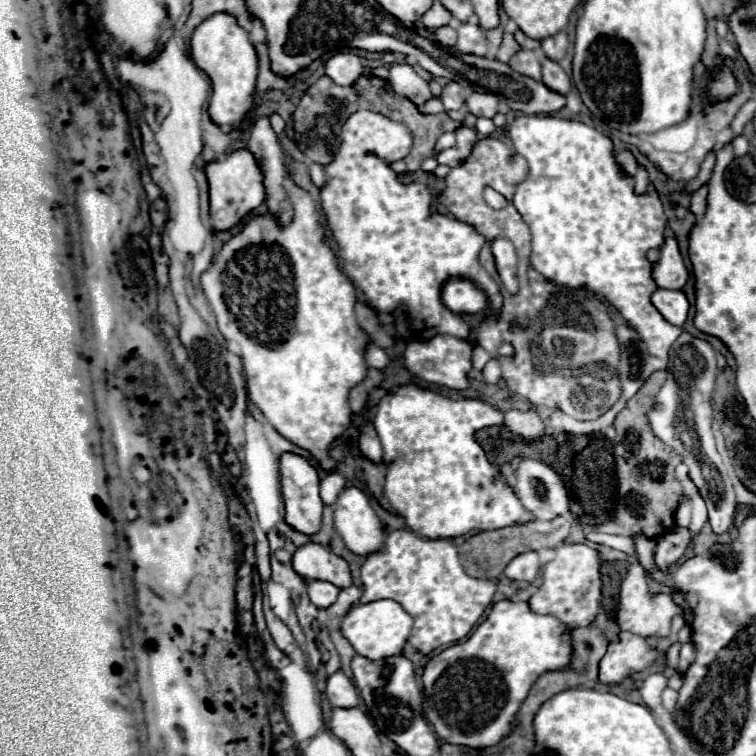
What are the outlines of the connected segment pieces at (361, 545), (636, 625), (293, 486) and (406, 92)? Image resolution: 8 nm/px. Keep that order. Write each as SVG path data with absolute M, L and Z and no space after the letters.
M348 486L338 494L334 504L334 528L354 554L368 556L384 544L380 522L366 494L356 486Z
M632 562L628 568L626 578L622 580L620 586L620 602L618 602L618 610L616 610L616 622L620 624L622 630L632 632L636 636L642 638L666 638L668 630L670 630L670 622L674 616L686 616L688 612L694 612L696 608L696 598L686 594L686 606L678 606L672 598L670 592L660 592L660 594L650 594L648 590L648 578L644 568L638 562Z
M284 452L280 456L280 480L282 480L282 496L286 504L286 522L304 534L314 534L320 528L322 520L322 498L320 498L320 478L318 470L300 454Z
M392 64L388 82L392 84L396 94L412 100L414 104L422 104L422 102L426 102L432 96L430 88L428 88L428 82L424 82L412 70L410 64Z

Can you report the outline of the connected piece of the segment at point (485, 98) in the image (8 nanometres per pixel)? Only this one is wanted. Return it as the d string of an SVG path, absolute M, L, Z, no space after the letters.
M472 92L466 100L466 106L474 116L484 118L492 118L498 112L498 100L492 96L492 92Z

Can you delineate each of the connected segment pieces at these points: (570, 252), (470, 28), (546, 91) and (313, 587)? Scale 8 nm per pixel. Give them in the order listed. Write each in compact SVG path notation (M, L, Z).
M522 116L522 118L516 118L516 120L508 126L508 136L510 136L510 140L512 140L514 150L516 150L522 158L526 158L528 168L530 168L526 180L518 186L518 190L516 190L514 198L512 198L512 204L516 206L516 210L520 212L520 216L524 218L524 222L528 224L530 234L532 234L530 266L532 266L534 270L538 270L546 280L550 280L550 282L554 282L554 284L558 284L558 286L588 288L590 292L594 292L594 294L606 298L606 300L622 314L622 318L640 334L640 338L644 340L644 344L646 344L646 348L648 348L648 352L650 352L652 356L668 358L670 346L676 342L676 338L678 338L684 330L678 328L678 326L674 326L674 324L668 324L668 320L664 320L664 316L662 316L662 314L656 310L656 306L652 304L652 294L658 290L658 284L656 284L656 280L654 280L654 276L652 276L652 264L648 262L646 254L648 254L648 250L652 250L652 248L658 250L658 248L664 244L664 230L666 230L666 224L668 224L668 216L664 214L664 206L662 206L662 200L660 200L660 194L658 194L656 186L650 182L650 184L648 184L648 190L646 190L644 194L636 194L636 192L634 192L634 178L624 172L624 168L620 166L620 162L618 162L616 156L614 156L612 140L610 140L608 136L604 136L602 132L598 132L596 128L586 126L586 124L582 124L582 122L578 122L578 126L576 126L574 120L562 120L562 118L558 118L558 116L556 116L556 118L526 118L526 116Z
M474 22L460 24L456 48L460 48L460 52L472 52L476 56L484 56L488 50L488 40L484 36L484 30Z
M532 80L532 100L526 102L514 102L510 104L510 108L518 108L524 114L552 114L552 112L560 112L566 106L566 96L560 92L550 90L544 82L536 82Z
M308 580L308 596L310 596L312 604L316 604L318 608L328 608L330 604L334 604L338 592L340 592L340 588L336 588L332 582Z

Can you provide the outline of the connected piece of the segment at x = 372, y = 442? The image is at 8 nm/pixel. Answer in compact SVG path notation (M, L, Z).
M366 422L366 424L360 428L358 446L360 446L360 452L362 452L364 456L368 456L370 460L382 462L382 444L380 444L378 432L376 432L376 428L374 428L372 422Z

